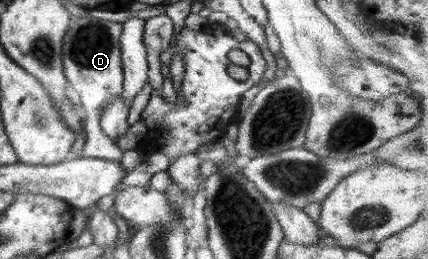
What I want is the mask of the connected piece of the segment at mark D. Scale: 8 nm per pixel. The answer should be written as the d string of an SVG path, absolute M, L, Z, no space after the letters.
M73 17L62 42L62 61L66 82L80 96L85 144L83 157L103 158L120 163L123 152L103 131L100 118L107 105L123 92L124 72L120 49L122 23L96 18Z

